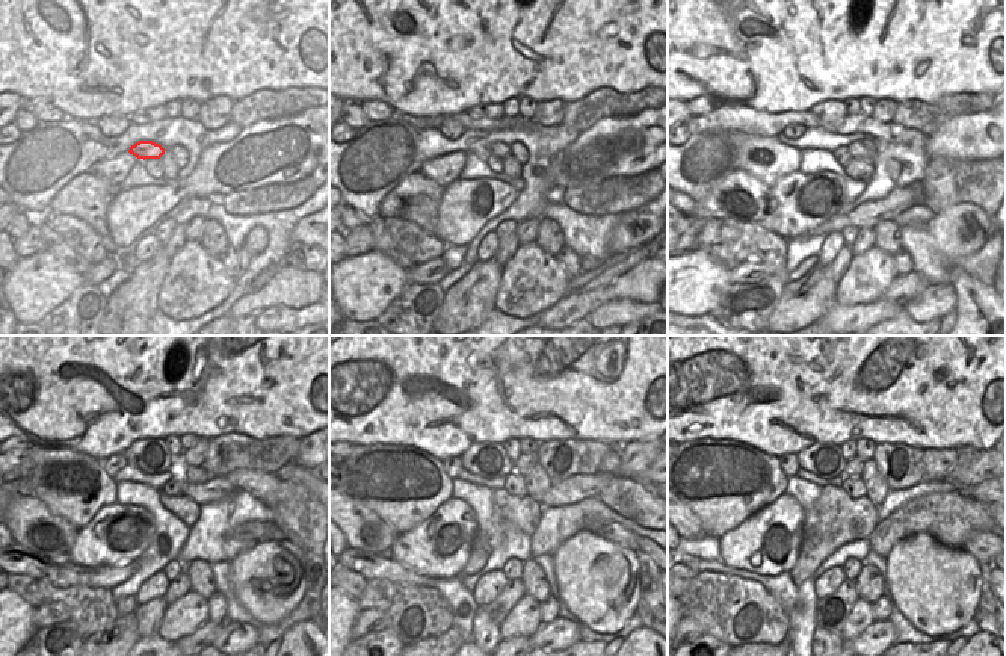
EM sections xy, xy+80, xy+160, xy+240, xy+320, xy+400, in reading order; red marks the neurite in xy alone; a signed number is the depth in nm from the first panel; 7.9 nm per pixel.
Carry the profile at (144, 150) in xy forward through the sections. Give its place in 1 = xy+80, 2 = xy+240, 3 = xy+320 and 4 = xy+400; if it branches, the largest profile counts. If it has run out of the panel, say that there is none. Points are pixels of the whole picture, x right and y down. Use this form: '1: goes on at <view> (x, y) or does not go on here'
1: goes on at xy+80 (500, 150)
2: goes on at xy+240 (215, 488)
3: goes on at xy+320 (636, 457)
4: goes on at xy+400 (965, 455)

